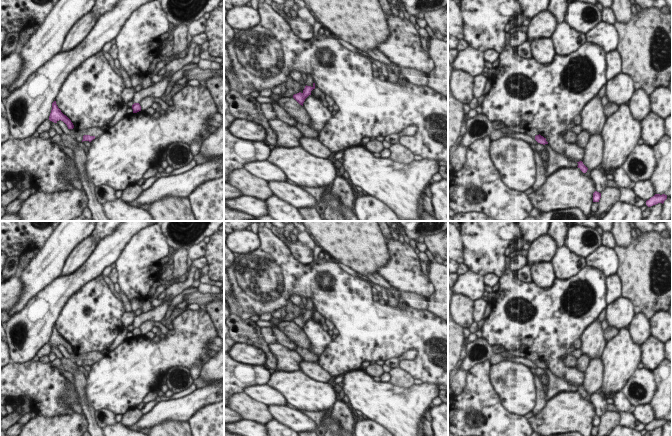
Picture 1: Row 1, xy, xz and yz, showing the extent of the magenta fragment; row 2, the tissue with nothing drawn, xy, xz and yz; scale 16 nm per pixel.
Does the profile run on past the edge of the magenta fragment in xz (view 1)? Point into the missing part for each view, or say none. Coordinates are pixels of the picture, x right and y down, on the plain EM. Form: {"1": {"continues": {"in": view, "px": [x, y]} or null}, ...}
{"1": {"continues": null}}

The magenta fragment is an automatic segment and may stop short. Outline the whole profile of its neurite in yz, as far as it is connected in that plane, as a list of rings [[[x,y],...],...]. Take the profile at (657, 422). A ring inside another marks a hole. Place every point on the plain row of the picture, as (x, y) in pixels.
[[[655,418],[653,421],[651,421],[649,424],[646,425],[646,429],[648,431],[651,431],[653,429],[656,429],[658,427],[664,427],[664,425],[667,423],[667,419],[665,418]]]

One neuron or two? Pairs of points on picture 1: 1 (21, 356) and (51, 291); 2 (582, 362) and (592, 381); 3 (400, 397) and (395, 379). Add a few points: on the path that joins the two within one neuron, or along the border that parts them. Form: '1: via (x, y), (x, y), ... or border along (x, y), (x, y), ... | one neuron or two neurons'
1: via (26, 340), (29, 329), (45, 307) | one neuron
2: border along (590, 360), (584, 371) | two neurons
3: border along (389, 381), (404, 387), (410, 387), (414, 384) | two neurons

